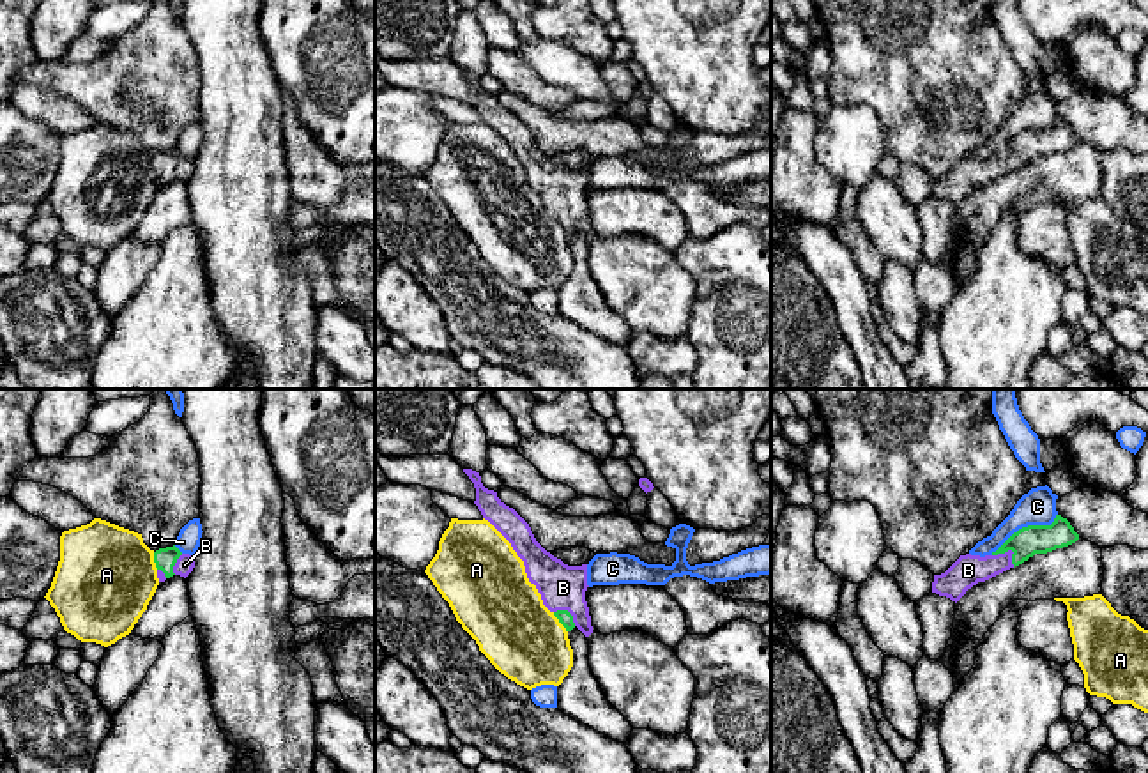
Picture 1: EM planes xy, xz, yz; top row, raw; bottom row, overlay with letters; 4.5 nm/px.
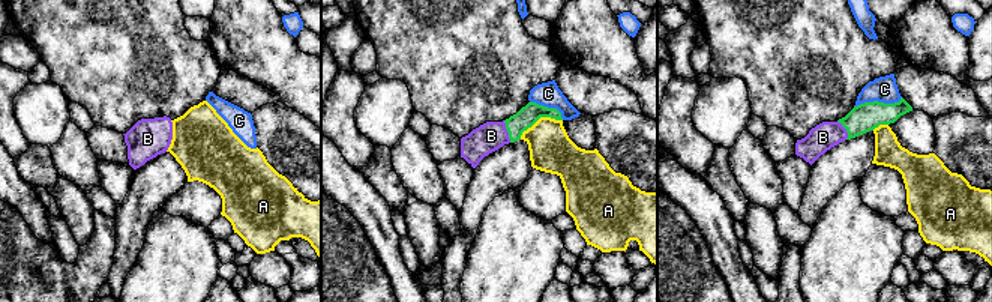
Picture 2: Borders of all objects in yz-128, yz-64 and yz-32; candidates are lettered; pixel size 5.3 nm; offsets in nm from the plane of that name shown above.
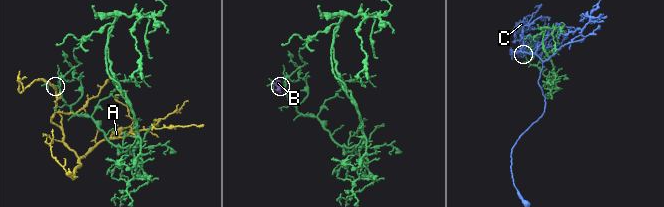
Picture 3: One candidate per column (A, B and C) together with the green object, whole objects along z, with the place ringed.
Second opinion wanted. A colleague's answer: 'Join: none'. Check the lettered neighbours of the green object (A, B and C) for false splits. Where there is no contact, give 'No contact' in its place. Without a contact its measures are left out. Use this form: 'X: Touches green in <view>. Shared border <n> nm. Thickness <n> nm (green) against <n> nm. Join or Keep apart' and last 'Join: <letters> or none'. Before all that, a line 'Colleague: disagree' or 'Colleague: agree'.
Colleague: disagree
A: Touches green in xz. Shared border 120 nm. Thickness 70 nm (green) against 360 nm. Keep apart
B: Touches green in yz. Shared border 120 nm. Thickness 140 nm (green) against 150 nm. Join
C: Touches green in yz. Shared border 360 nm. Thickness 140 nm (green) against 160 nm. Keep apart
Join: B

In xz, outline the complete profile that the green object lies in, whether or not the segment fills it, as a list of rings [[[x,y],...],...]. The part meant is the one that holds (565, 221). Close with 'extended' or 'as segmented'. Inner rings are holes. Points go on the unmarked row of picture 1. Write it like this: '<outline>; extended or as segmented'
[[[463,73],[476,92],[474,108],[513,150],[524,165],[531,188],[541,198],[543,209],[571,235],[575,230],[589,241],[593,237],[587,195],[587,168],[568,170],[561,163],[547,156],[534,142],[529,127],[509,110],[506,110],[497,96],[488,94],[481,87],[479,76]]]; extended

